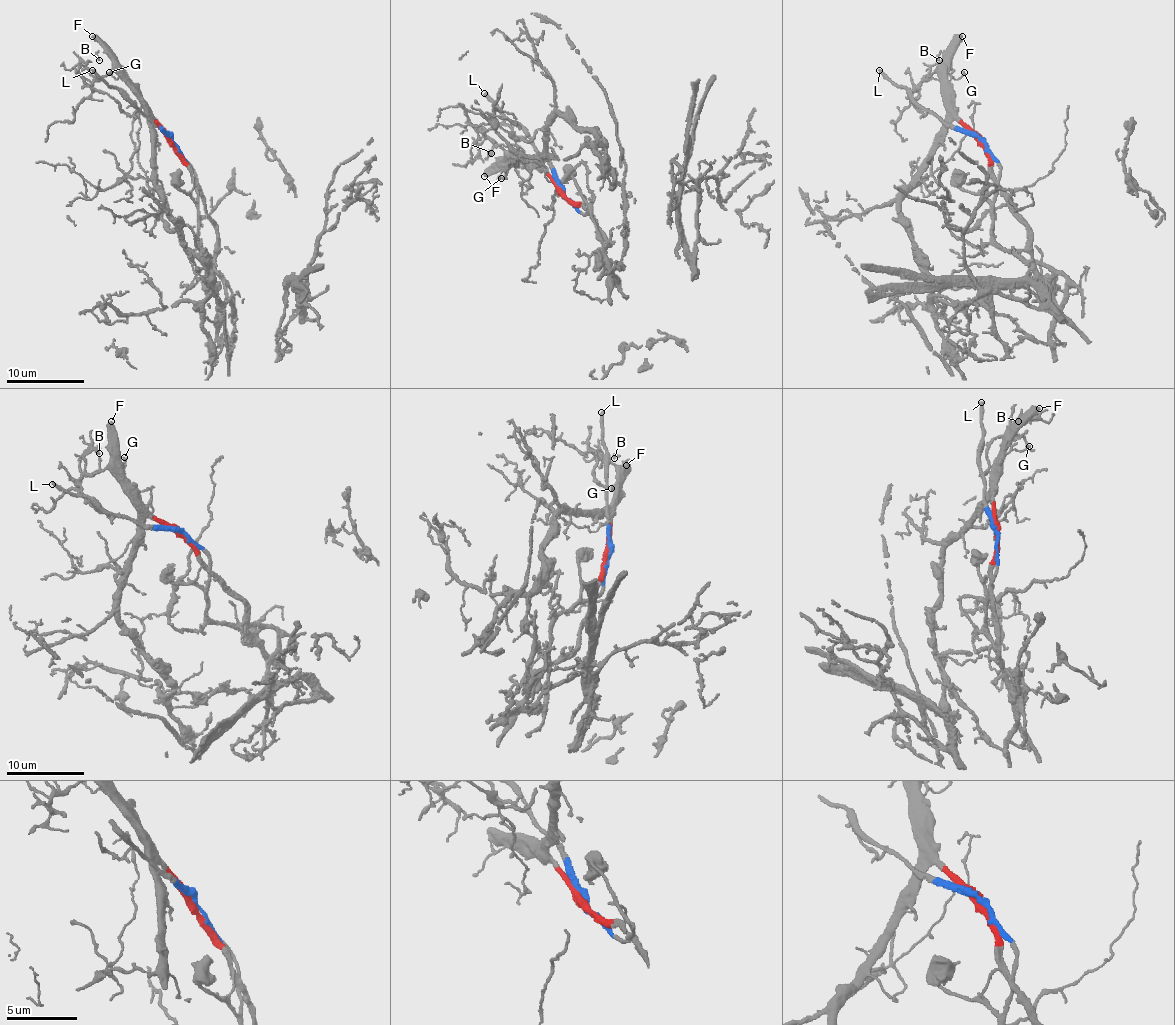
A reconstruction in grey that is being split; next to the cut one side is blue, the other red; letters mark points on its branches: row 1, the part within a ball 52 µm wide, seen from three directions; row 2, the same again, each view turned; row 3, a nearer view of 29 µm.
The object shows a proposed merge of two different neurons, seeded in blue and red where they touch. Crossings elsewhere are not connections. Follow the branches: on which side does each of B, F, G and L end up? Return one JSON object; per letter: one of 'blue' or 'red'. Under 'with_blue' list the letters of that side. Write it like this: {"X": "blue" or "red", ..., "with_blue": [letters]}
{"B": "red", "F": "red", "G": "red", "L": "blue", "with_blue": ["L"]}

